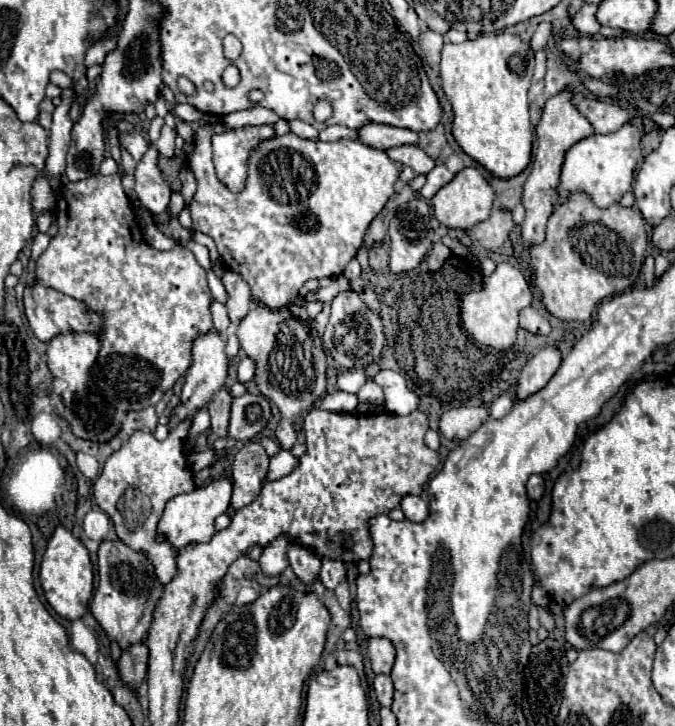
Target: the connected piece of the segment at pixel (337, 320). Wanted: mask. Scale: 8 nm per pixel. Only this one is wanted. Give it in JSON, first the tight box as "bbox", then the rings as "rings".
{"bbox":[322,293,384,367],"rings":[[[338,293],[332,301],[330,321],[324,329],[322,343],[328,349],[328,355],[338,361],[340,367],[366,367],[380,355],[384,345],[384,327],[378,313],[374,313],[356,293]]]}

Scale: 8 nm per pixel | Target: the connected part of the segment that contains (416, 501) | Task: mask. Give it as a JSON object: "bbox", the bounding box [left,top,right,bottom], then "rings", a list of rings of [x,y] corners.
{"bbox":[400,495,428,523],"rings":[[[406,495],[402,499],[402,503],[400,503],[400,509],[404,511],[408,521],[420,523],[420,521],[424,521],[428,517],[428,503],[418,495]]]}

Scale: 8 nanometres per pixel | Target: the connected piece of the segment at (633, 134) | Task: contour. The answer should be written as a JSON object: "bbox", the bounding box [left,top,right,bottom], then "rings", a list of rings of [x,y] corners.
{"bbox":[556,123,640,209],"rings":[[[626,123],[616,133],[608,135],[590,135],[580,139],[566,151],[566,159],[560,173],[560,185],[556,189],[556,207],[562,205],[572,193],[586,193],[596,207],[606,209],[610,205],[620,203],[622,195],[632,189],[634,171],[640,159],[640,131]]]}

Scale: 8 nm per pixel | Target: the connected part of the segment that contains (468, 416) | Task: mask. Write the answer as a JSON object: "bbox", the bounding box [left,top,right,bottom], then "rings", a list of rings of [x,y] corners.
{"bbox":[440,407,490,441],"rings":[[[486,407],[450,409],[440,417],[440,433],[450,441],[464,441],[488,419],[490,413]]]}

